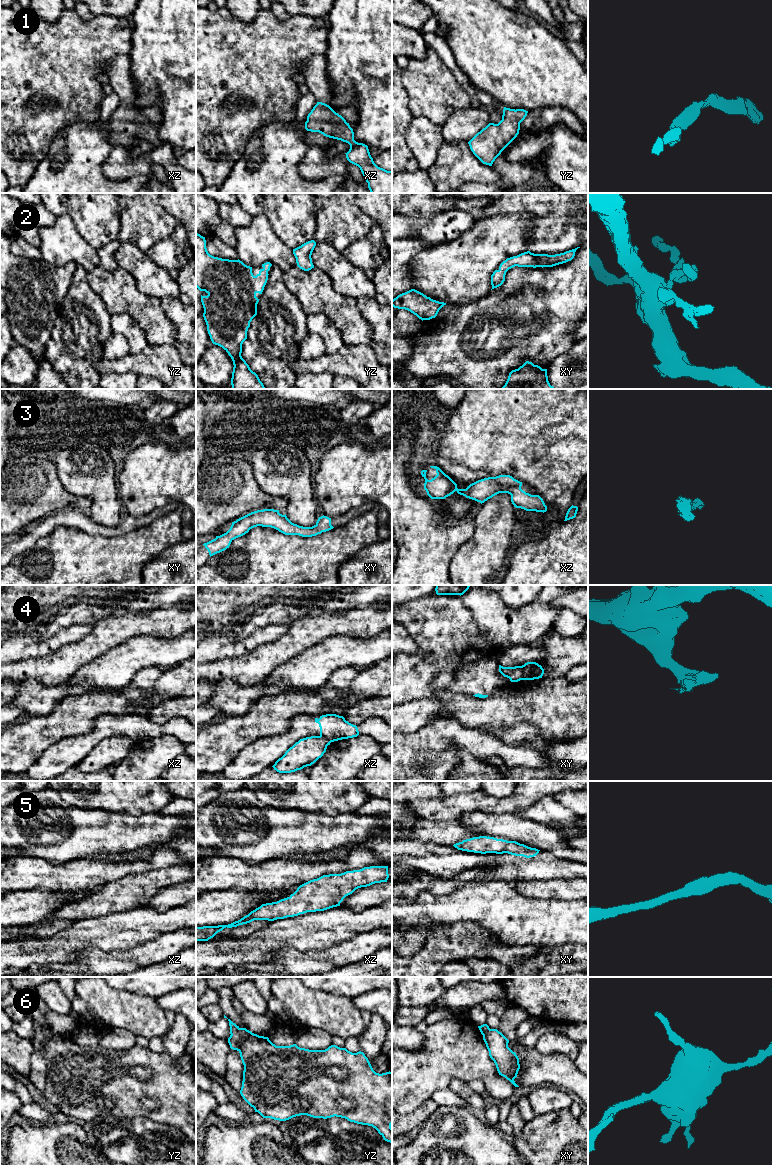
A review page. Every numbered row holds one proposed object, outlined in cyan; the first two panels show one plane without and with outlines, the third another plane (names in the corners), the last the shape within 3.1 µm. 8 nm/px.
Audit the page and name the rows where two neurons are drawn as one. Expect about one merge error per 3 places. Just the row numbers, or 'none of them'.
4

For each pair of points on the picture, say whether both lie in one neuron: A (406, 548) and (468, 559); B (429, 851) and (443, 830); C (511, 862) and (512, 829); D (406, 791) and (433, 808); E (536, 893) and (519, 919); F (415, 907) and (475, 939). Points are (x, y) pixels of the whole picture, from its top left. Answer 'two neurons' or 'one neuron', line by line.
A: two neurons
B: two neurons
C: two neurons
D: two neurons
E: two neurons
F: two neurons

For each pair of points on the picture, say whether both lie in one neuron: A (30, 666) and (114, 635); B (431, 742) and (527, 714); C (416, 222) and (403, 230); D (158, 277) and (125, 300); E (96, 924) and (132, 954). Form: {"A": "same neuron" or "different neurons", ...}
{"A": "same neuron", "B": "different neurons", "C": "same neuron", "D": "different neurons", "E": "different neurons"}

